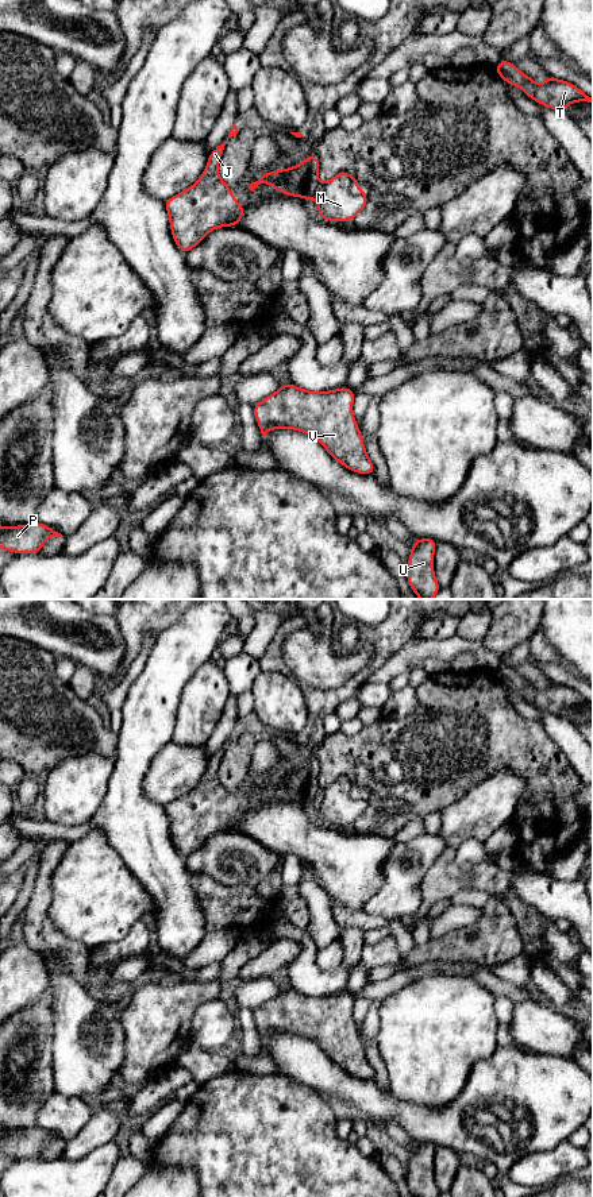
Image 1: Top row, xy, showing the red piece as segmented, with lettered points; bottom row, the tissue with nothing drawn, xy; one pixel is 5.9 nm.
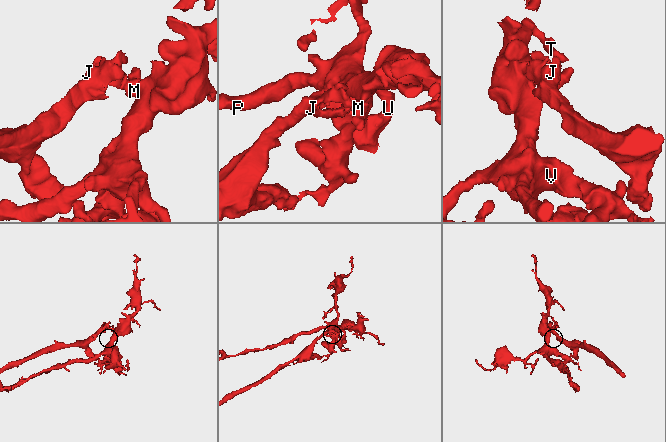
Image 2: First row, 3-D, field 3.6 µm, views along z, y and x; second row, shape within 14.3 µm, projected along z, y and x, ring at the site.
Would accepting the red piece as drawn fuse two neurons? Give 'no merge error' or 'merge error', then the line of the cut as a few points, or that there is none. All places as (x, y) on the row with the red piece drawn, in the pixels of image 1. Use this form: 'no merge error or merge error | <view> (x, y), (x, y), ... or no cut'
merge error | xy (322, 185), (315, 197)

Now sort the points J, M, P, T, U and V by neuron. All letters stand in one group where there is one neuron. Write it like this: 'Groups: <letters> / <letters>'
Groups: J / M P T U V

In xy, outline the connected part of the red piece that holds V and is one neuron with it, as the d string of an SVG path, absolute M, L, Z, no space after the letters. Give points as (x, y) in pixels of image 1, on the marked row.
M292 383L253 406L262 437L272 429L296 429L320 441L342 466L357 474L374 474L353 402L354 390L308 391Z

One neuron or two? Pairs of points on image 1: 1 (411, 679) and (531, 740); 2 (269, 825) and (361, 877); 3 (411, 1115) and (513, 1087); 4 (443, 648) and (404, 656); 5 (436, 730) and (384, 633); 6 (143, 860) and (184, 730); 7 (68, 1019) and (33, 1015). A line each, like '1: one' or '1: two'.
1: two
2: one
3: one
4: one
5: two
6: two
7: two

